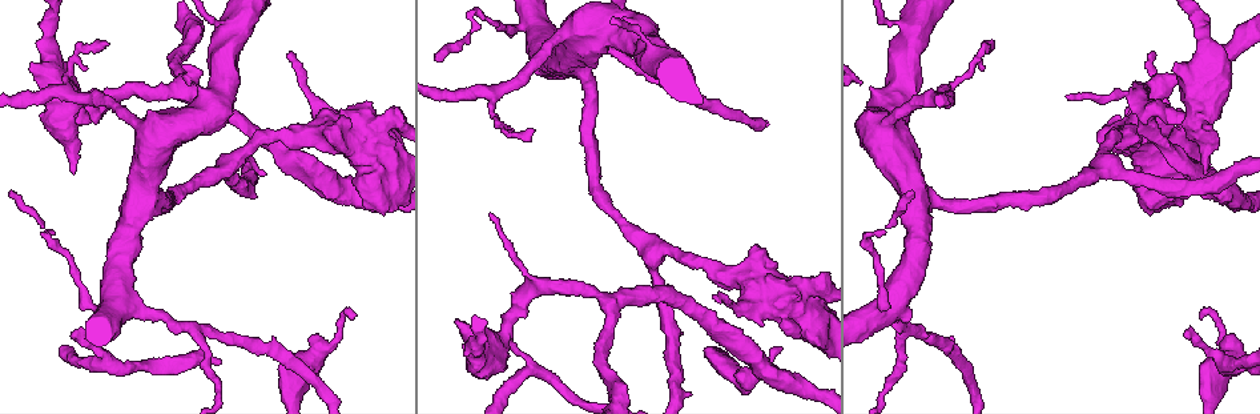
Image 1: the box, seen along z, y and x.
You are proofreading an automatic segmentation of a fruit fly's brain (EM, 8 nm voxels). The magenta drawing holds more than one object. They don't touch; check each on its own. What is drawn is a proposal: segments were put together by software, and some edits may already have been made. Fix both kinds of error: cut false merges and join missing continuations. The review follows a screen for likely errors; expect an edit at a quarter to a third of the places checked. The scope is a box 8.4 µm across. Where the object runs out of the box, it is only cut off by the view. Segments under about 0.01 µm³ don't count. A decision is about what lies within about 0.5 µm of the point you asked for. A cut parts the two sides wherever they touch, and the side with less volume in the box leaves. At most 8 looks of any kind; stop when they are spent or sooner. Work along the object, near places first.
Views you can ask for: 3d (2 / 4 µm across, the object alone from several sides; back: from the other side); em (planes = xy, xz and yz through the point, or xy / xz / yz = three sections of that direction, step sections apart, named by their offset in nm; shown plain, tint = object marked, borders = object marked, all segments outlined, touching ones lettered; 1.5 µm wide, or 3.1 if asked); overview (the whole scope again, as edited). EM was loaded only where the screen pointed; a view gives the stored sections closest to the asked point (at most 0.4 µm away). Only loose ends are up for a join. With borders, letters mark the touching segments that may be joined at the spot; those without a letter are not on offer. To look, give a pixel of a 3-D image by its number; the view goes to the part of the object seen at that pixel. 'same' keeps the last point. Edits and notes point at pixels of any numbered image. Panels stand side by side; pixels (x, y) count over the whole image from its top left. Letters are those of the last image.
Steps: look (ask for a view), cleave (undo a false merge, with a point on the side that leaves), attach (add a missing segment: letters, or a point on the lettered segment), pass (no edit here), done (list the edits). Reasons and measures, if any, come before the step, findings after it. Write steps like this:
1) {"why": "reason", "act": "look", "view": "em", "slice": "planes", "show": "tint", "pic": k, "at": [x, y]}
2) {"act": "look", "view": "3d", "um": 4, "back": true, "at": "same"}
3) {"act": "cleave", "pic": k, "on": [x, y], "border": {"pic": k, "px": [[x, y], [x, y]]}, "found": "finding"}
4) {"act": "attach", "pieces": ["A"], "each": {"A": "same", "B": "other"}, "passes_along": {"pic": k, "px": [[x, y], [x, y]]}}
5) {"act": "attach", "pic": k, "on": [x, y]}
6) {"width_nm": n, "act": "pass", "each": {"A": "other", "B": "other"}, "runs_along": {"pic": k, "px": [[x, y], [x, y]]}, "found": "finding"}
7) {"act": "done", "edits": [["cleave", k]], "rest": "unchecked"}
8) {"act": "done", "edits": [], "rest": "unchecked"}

{"why": "an open end", "act": "look", "view": "em", "slice": "xy", "step": 8, "show": "tint", "pic": 1, "at": [106, 42]}

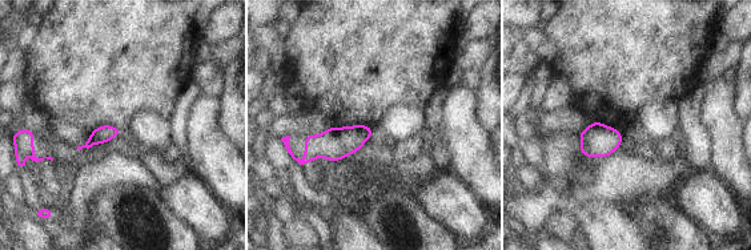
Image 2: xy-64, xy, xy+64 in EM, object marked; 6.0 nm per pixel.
{"why": "cut it another way", "act": "look", "view": "em", "slice": "planes", "show": "borders", "at": "same"}

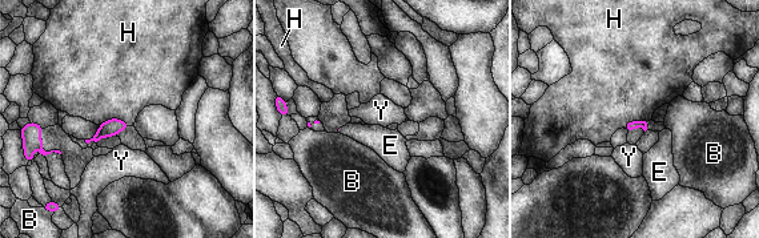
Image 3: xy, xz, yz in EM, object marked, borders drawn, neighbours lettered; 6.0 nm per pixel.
{"act": "pass", "each": {"B": "other", "E": "other", "H": "other", "Y": "other"}, "border": {"pic": 3, "px": [[99, 124], [121, 118], [131, 125]]}, "found": "no lettered segment goes on from it"}

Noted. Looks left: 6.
{"why": "tapers out", "act": "look", "view": "3d", "um": 4, "back": true, "pic": 1, "at": [1068, 96]}

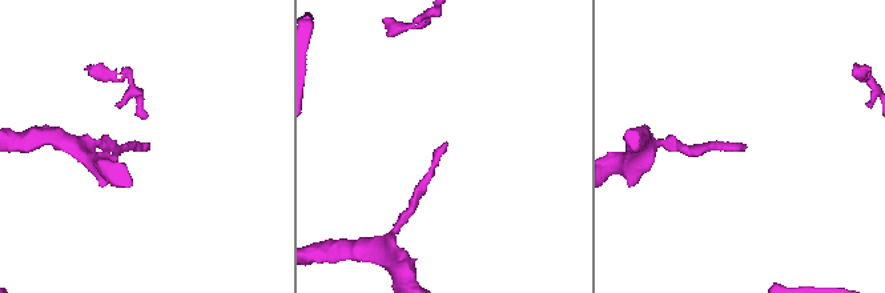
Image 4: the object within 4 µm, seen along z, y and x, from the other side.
{"act": "look", "view": "em", "slice": "planes", "show": "borders", "pic": 4, "at": [742, 143]}

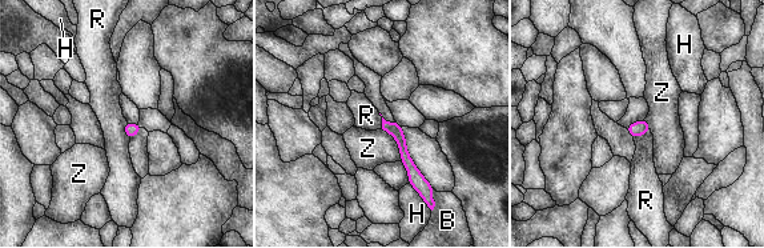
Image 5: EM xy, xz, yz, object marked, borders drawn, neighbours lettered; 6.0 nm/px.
{"act": "pass", "each": {"B": "other", "H": "other", "R": "other", "Z": "other"}, "border": {"pic": 5, "px": [[125, 122], [124, 131], [129, 139]]}, "found": "no lettered segment goes on from it"}

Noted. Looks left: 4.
{"why": "three arms meet", "act": "look", "view": "em", "slice": "planes", "show": "borders", "pic": 1, "at": [614, 53]}

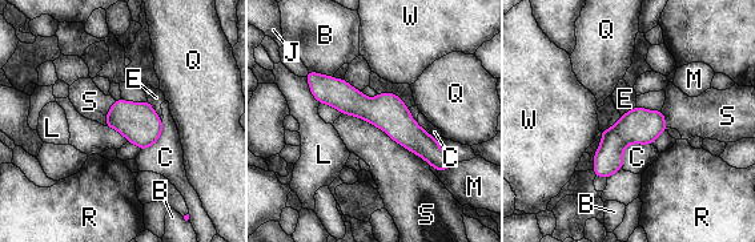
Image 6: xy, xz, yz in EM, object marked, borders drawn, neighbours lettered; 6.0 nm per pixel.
{"act": "pass", "each": {"B": "other", "C": "other", "E": "other", "J": "other", "L": "other", "M": "other", "Q": "other", "R": "other", "S": "other", "W": "other"}, "runs_along": {"pic": 6, "px": [[309, 75], [385, 111], [442, 158]]}, "found": "one cell here"}

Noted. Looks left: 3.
{"act": "done", "edits": [], "rest": "unchecked"}

